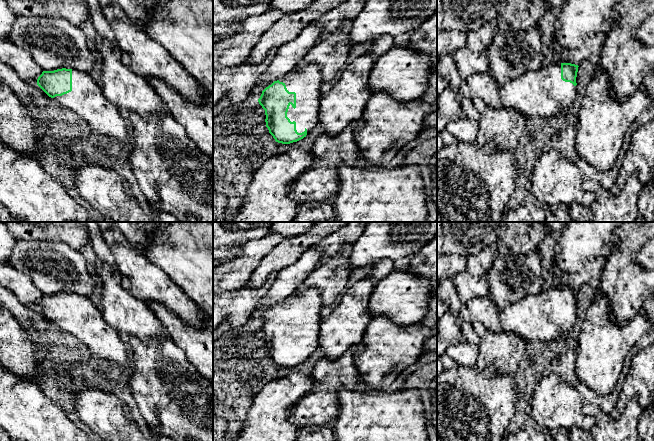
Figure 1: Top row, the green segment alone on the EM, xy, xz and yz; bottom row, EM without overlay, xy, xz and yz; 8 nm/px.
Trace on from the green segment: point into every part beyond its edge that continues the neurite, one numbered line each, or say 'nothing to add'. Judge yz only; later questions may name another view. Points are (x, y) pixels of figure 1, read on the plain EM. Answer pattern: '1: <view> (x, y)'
1: yz (542, 317)

